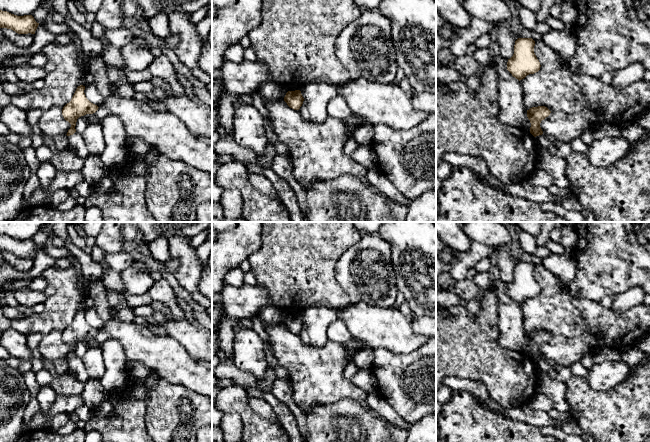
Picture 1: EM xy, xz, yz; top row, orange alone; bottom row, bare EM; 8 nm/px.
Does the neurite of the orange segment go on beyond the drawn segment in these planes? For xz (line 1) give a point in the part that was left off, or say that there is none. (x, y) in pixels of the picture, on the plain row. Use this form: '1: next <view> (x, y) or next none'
1: next none

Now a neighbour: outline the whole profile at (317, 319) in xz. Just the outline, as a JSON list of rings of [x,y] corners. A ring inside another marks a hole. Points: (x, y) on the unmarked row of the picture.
[[[322,306],[310,307],[304,309],[300,315],[307,326],[309,344],[313,347],[325,346],[328,341],[328,327],[338,319],[335,309]]]

